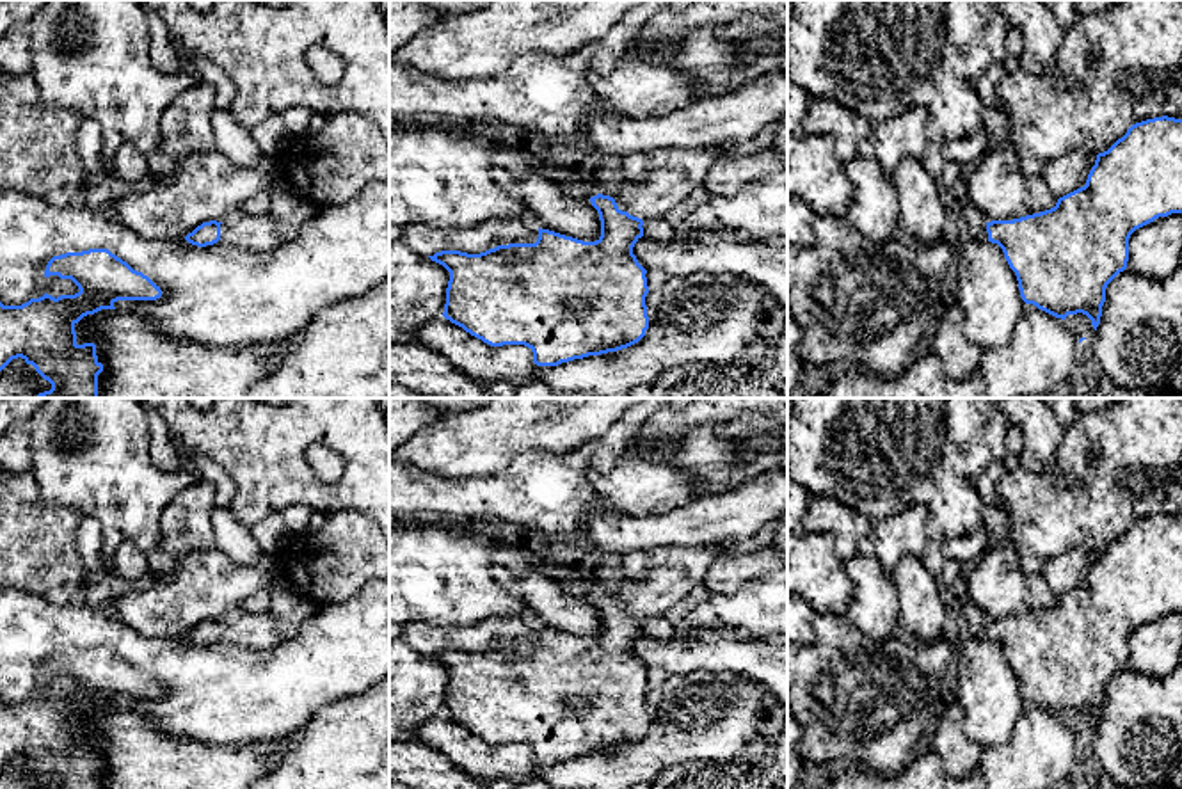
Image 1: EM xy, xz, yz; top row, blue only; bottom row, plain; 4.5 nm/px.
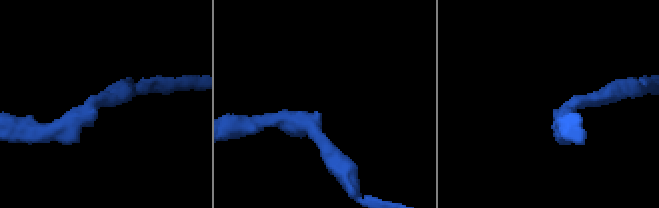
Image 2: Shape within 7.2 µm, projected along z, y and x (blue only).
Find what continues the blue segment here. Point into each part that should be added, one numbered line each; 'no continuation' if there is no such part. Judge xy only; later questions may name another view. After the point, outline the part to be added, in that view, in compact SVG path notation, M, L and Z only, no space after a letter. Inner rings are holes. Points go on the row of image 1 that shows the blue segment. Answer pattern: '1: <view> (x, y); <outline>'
1: xy (258, 233); M236 213L220 224L220 240L229 245L240 245L252 252L268 252L284 242L284 238L279 236L270 213Z

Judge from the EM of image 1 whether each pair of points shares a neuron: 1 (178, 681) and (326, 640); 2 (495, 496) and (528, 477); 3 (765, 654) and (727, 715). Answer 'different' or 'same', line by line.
1: same
2: same
3: different

